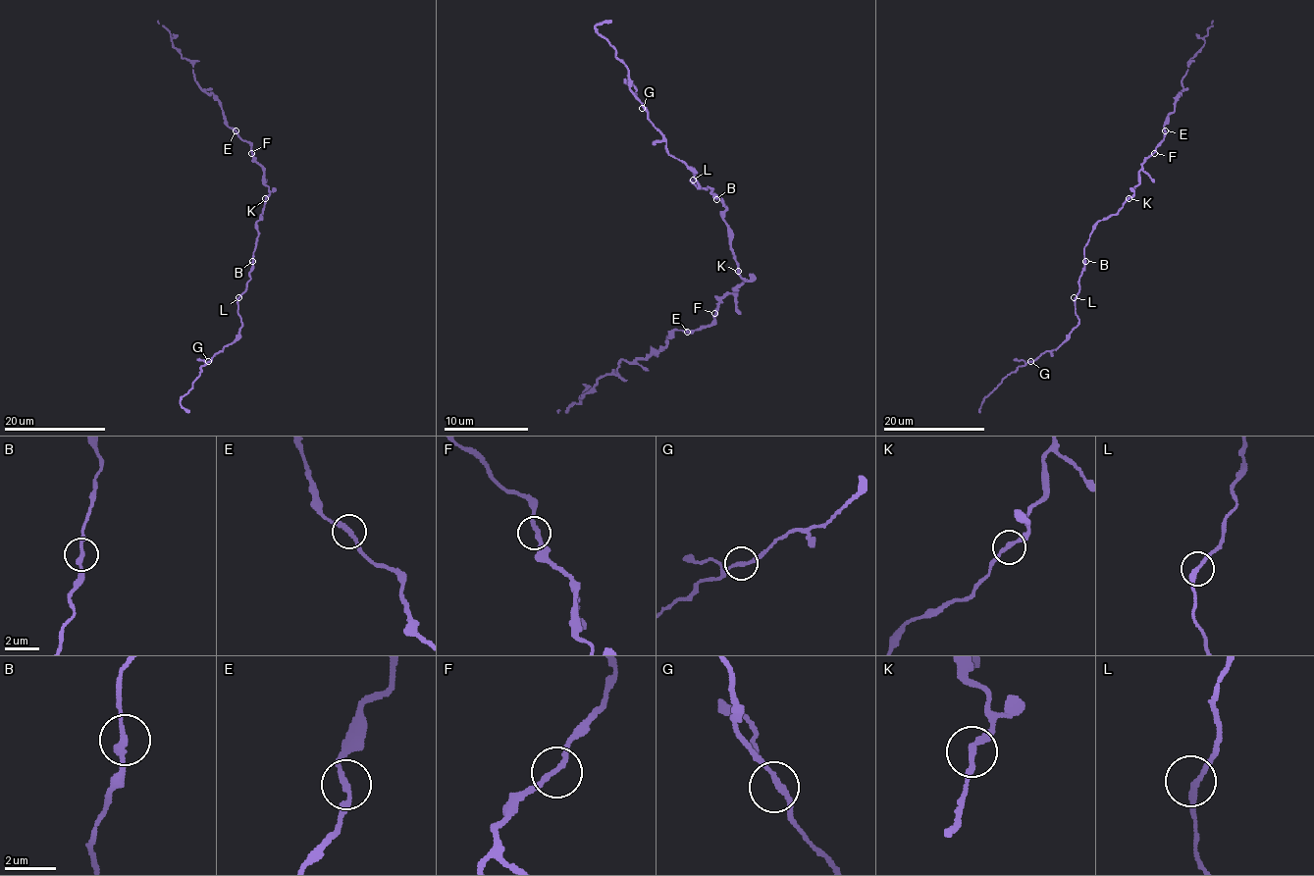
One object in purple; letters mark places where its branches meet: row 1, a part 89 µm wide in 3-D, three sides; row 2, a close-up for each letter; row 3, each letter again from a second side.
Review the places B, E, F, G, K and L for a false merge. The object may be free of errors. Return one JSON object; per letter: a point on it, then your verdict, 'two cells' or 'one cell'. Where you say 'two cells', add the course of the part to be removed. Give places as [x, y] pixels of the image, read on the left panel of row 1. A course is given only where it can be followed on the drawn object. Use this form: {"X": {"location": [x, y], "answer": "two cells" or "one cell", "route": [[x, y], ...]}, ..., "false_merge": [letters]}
{"B": {"location": [252, 261], "answer": "one cell"}, "E": {"location": [236, 130], "answer": "one cell"}, "F": {"location": [251, 153], "answer": "one cell"}, "G": {"location": [208, 361], "answer": "one cell"}, "K": {"location": [265, 198], "answer": "one cell"}, "L": {"location": [238, 297], "answer": "one cell"}, "false_merge": []}

